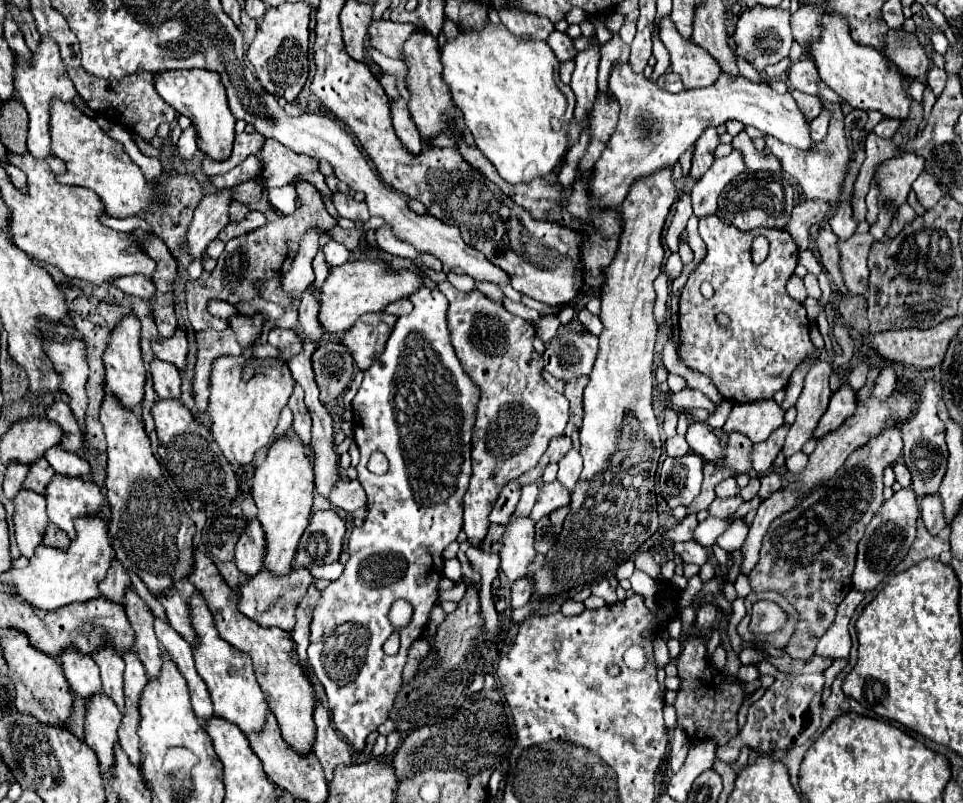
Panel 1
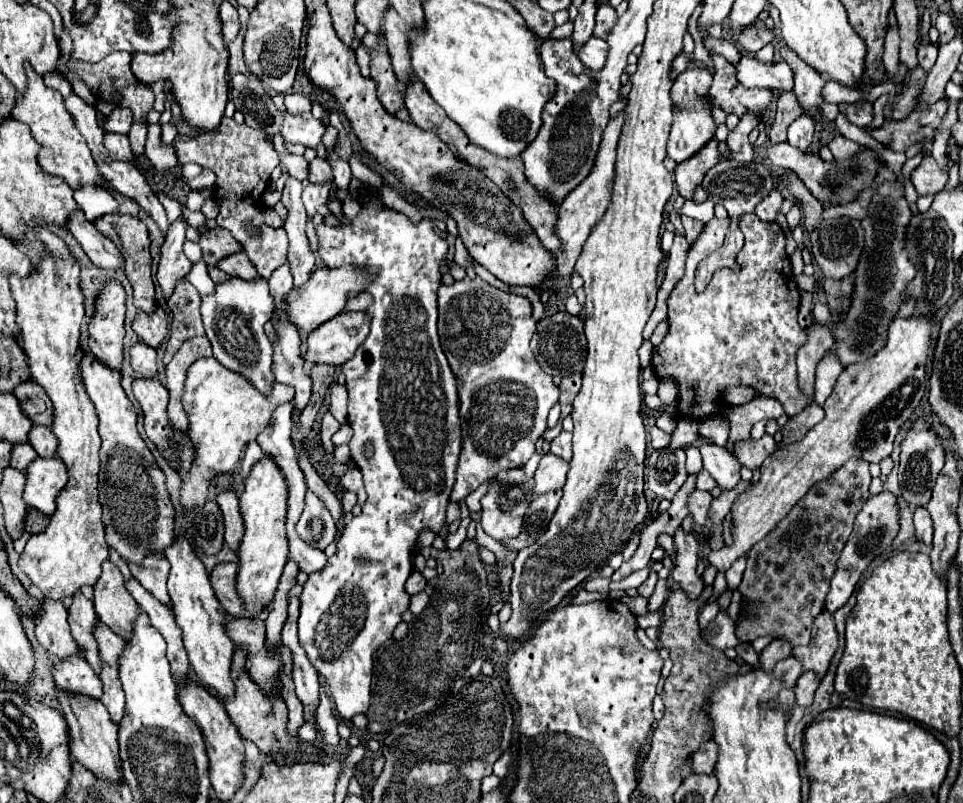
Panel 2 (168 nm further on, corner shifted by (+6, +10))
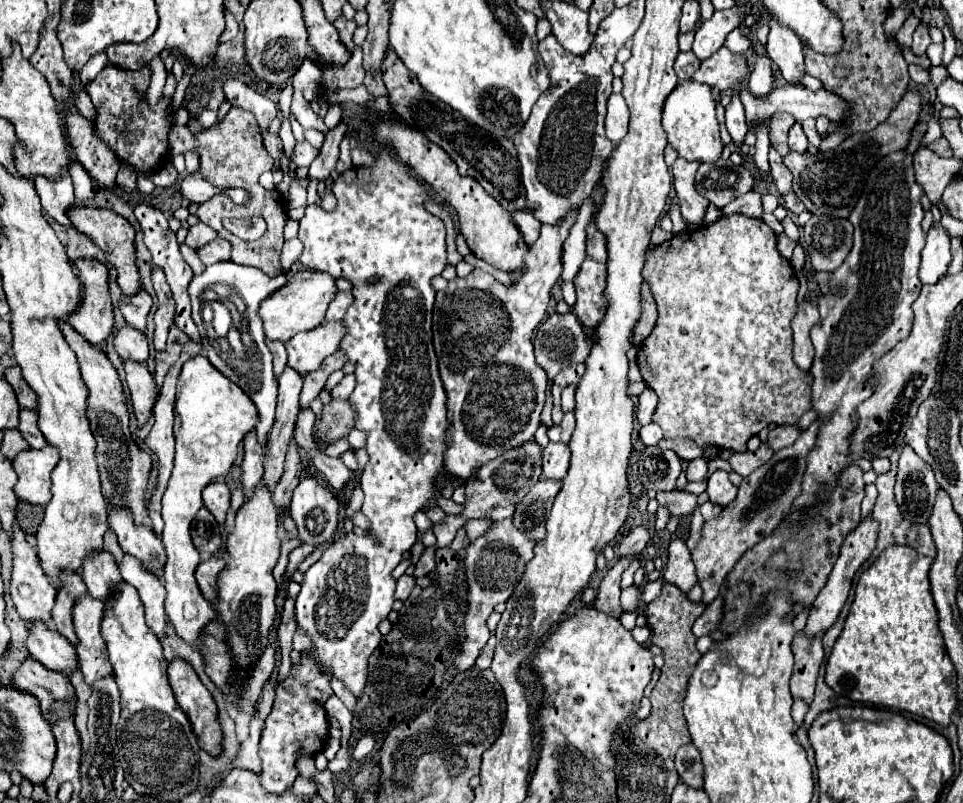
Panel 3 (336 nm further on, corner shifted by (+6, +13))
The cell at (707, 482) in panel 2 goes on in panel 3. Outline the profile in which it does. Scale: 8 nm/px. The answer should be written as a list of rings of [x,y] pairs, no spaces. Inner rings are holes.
[[[695,458],[689,462],[689,466],[687,466],[687,480],[689,482],[703,480],[705,474],[707,474],[707,462],[703,458]]]

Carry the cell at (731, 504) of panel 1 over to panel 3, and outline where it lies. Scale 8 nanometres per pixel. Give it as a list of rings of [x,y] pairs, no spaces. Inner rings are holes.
[[[681,490],[657,492],[655,498],[657,498],[659,506],[665,506],[673,516],[687,516],[697,506],[697,496],[691,492],[681,492]]]

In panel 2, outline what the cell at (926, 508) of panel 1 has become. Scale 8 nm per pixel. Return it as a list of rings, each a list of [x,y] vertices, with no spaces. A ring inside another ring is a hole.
[[[917,507],[915,509],[915,533],[917,539],[925,545],[931,545],[931,537],[933,537],[933,523],[929,519],[929,511],[925,507]]]

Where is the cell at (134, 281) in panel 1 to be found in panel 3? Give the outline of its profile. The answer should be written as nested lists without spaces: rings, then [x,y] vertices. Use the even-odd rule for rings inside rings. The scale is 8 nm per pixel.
[[[33,176],[33,184],[37,190],[37,196],[41,198],[43,210],[59,224],[71,226],[65,214],[75,204],[73,184],[69,176],[57,176],[57,180],[49,180],[47,176]]]

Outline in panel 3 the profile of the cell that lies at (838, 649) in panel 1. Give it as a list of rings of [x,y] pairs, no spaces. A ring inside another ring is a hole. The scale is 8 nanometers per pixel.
[[[797,632],[793,640],[795,654],[795,672],[791,678],[791,694],[793,698],[801,698],[811,704],[815,692],[815,680],[819,674],[819,666],[823,662],[823,644],[821,636],[807,638],[803,632]]]

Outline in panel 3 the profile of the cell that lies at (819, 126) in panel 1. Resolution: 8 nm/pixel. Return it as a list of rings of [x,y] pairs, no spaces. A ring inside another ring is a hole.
[[[795,124],[791,130],[789,130],[789,148],[795,150],[795,152],[805,152],[807,150],[807,136],[803,134],[803,128],[801,124]]]

